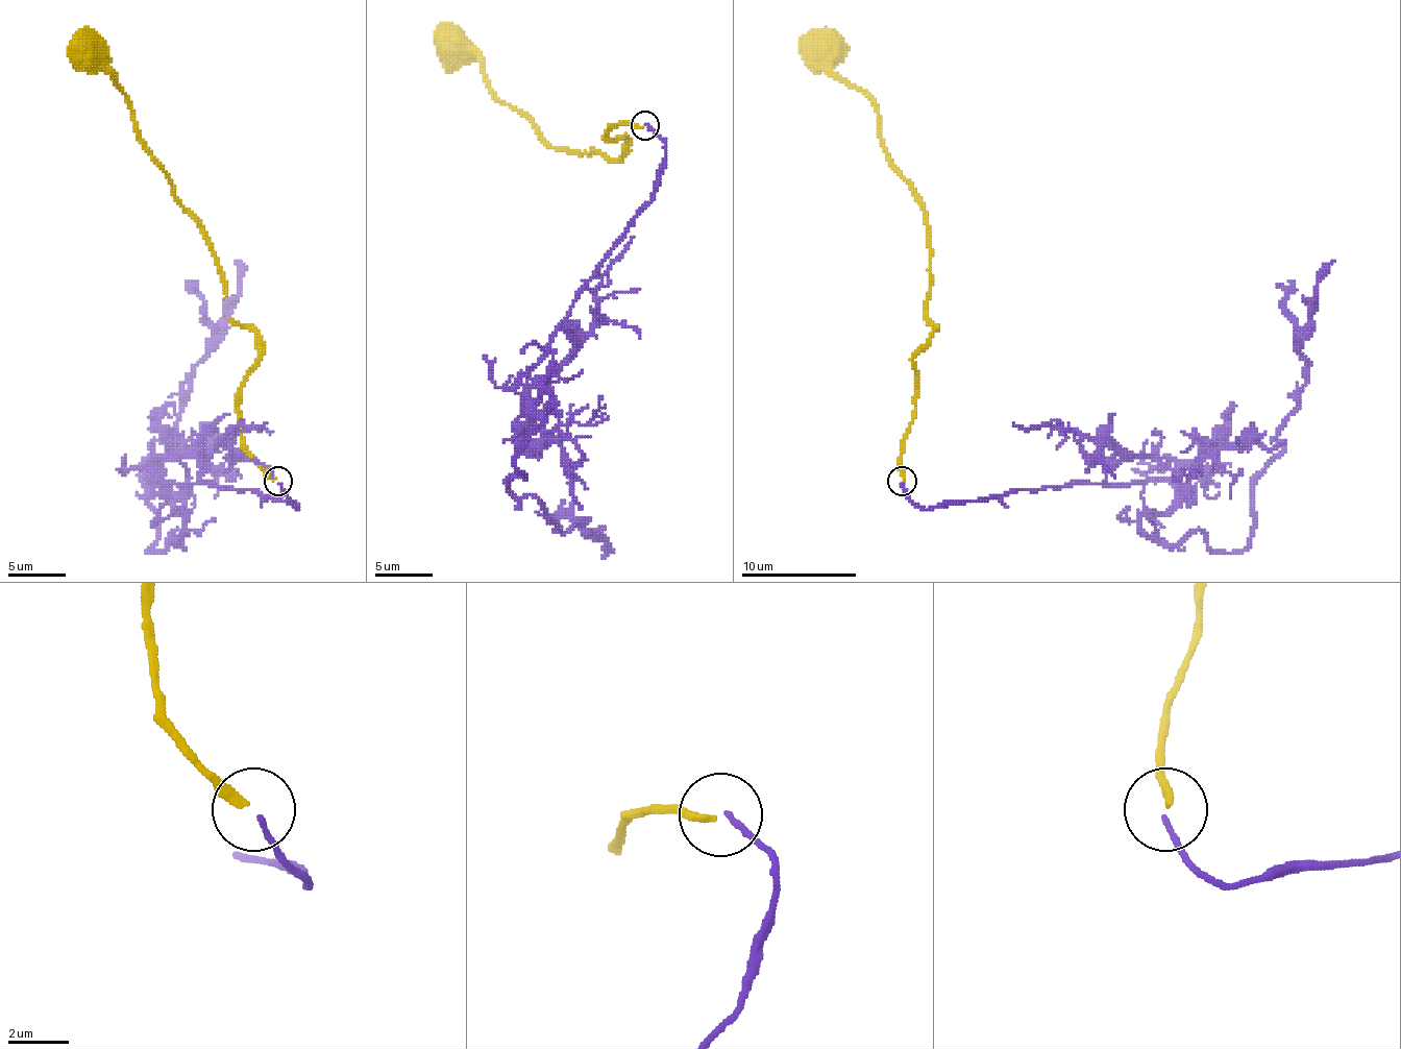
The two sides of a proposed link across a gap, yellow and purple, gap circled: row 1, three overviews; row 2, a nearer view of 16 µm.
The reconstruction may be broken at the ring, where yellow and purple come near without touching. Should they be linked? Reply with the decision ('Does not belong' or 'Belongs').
Does not belong

